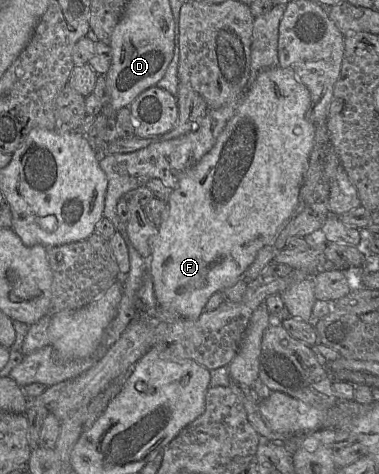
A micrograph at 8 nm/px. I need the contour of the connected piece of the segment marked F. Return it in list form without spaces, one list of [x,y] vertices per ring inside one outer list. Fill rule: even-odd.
[[[276,66],[262,71],[245,100],[218,137],[213,148],[184,175],[177,187],[172,190],[167,202],[167,218],[159,226],[158,233],[149,240],[151,250],[150,274],[155,297],[160,307],[167,311],[174,311],[184,319],[197,319],[204,312],[205,306],[213,294],[222,292],[245,277],[248,268],[254,262],[259,250],[270,243],[272,238],[297,210],[299,193],[308,169],[310,153],[315,145],[316,128],[309,119],[310,106],[310,93],[298,80],[292,69]]]

